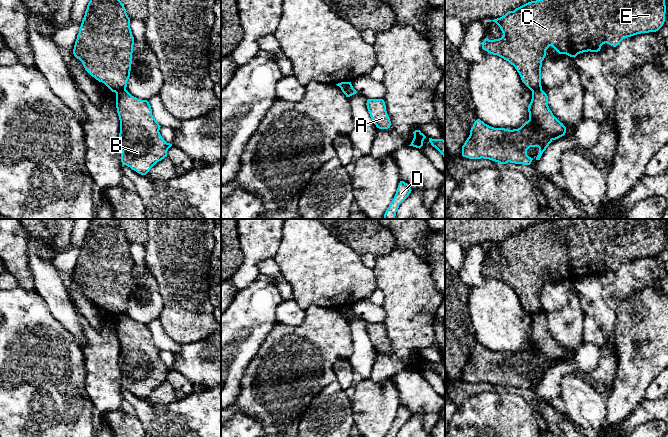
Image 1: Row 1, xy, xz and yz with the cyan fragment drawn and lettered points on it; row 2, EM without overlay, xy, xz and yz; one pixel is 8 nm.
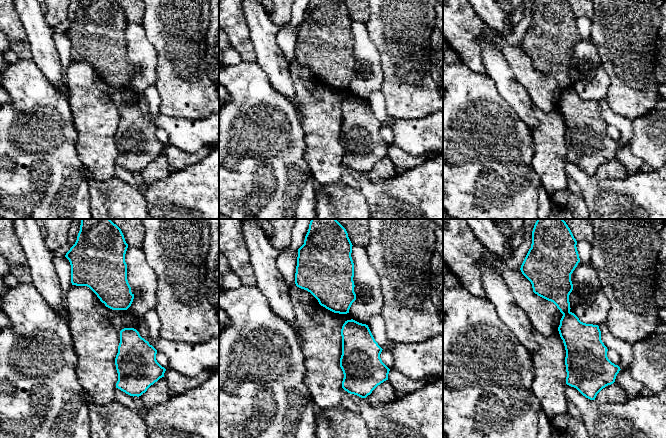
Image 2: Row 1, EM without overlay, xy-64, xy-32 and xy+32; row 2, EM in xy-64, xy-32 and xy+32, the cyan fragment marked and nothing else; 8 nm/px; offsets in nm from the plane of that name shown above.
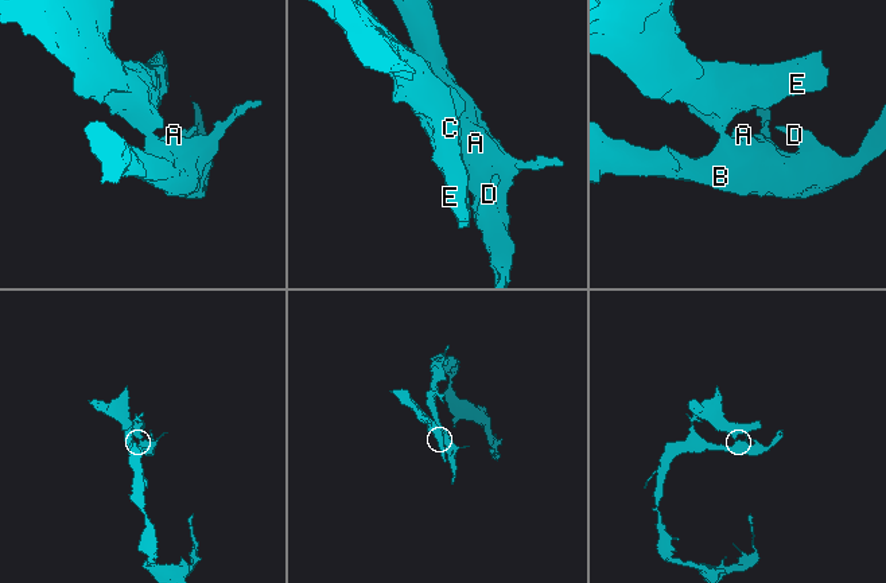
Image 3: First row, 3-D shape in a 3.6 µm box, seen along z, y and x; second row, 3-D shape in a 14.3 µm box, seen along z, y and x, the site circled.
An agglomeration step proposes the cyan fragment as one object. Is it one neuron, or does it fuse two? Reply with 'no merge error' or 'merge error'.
merge error

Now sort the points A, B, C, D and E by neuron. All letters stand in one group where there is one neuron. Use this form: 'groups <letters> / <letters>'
groups A B D / C E

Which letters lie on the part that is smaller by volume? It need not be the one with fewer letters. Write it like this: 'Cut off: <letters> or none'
Cut off: C, E

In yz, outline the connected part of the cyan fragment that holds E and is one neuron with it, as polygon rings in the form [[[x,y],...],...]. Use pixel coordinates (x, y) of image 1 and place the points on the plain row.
[[[549,219],[487,245],[494,245],[503,259],[494,264],[485,262],[482,273],[513,289],[533,316],[542,312],[542,285],[550,270],[575,282],[583,276],[598,276],[605,267],[616,271],[627,261],[656,256],[665,246],[665,223],[666,219]]]

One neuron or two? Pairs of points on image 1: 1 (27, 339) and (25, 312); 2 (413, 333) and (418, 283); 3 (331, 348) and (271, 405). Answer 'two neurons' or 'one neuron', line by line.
1: one neuron
2: one neuron
3: one neuron

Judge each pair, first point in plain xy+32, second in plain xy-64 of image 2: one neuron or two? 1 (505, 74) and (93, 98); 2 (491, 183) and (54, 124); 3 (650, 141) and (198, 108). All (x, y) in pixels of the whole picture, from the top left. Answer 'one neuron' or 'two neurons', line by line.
1: two neurons
2: one neuron
3: two neurons

